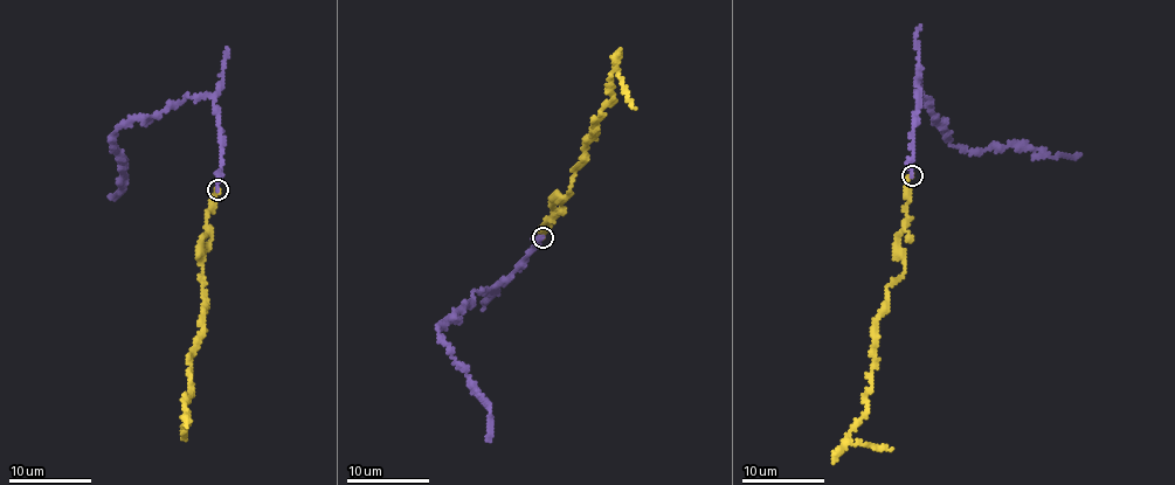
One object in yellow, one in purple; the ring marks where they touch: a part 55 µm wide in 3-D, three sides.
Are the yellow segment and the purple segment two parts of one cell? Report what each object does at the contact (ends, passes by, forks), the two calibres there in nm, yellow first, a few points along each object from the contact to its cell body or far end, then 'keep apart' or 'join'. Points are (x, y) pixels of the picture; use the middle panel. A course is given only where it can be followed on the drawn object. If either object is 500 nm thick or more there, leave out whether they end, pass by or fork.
yellow ends there; purple ends there; 180 nm thick on the yellow side, 190 nm on the other; yellow runs (541, 236), (552, 201), (572, 195), (573, 170), (587, 158), (583, 145), (614, 97), (613, 73), (634, 109); purple runs (544, 236), (505, 281), (472, 295), (472, 300), (440, 328), (440, 341), (491, 409), (490, 440); join

